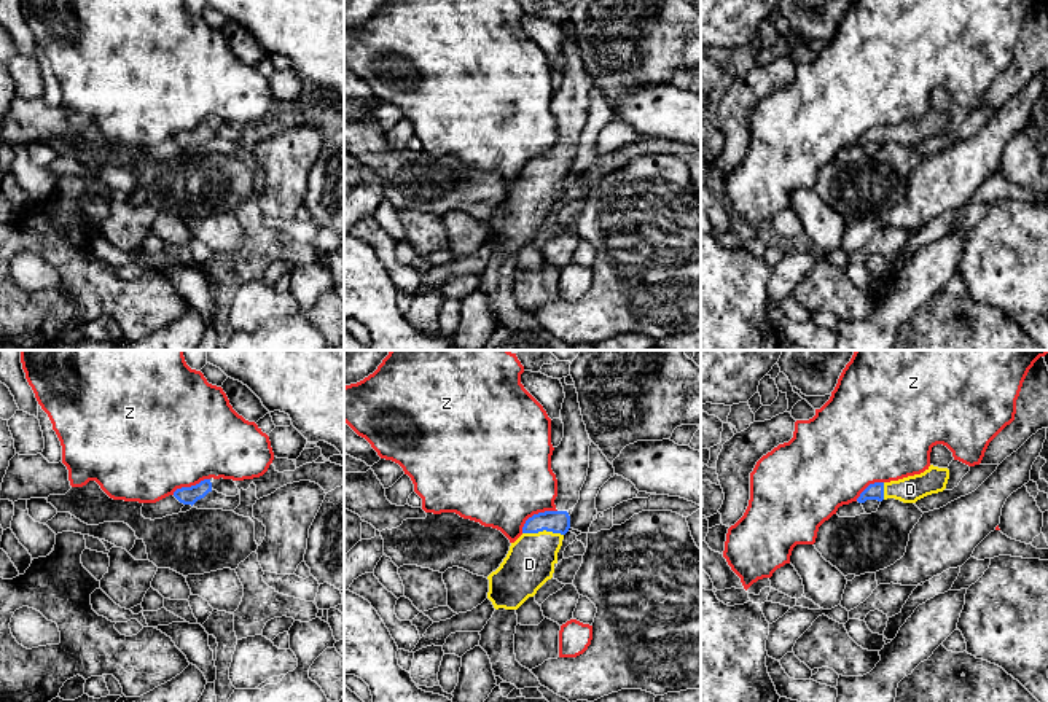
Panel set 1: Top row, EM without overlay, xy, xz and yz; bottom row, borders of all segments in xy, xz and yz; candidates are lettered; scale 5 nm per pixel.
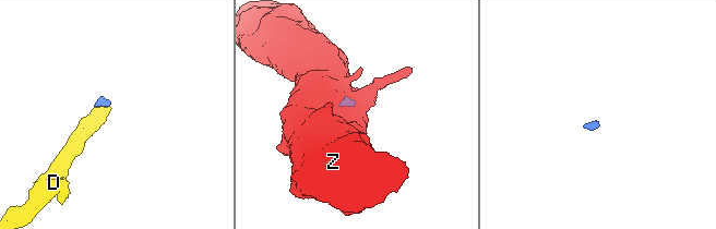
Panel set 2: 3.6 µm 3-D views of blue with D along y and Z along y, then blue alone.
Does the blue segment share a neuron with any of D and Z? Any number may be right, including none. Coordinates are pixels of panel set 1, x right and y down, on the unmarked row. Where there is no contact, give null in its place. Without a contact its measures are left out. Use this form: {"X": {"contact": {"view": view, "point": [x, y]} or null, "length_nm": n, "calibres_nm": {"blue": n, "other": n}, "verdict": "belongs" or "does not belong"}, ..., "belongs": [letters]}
{"D": {"contact": {"view": "xz", "point": [543, 172]}, "length_nm": 200, "calibres_nm": {"blue": 110, "other": 240}, "verdict": "belongs"}, "Z": {"contact": {"view": "xz", "point": [535, 158]}, "length_nm": 220, "calibres_nm": {"blue": 110, "other": 480}, "verdict": "does not belong"}, "belongs": ["D"]}

